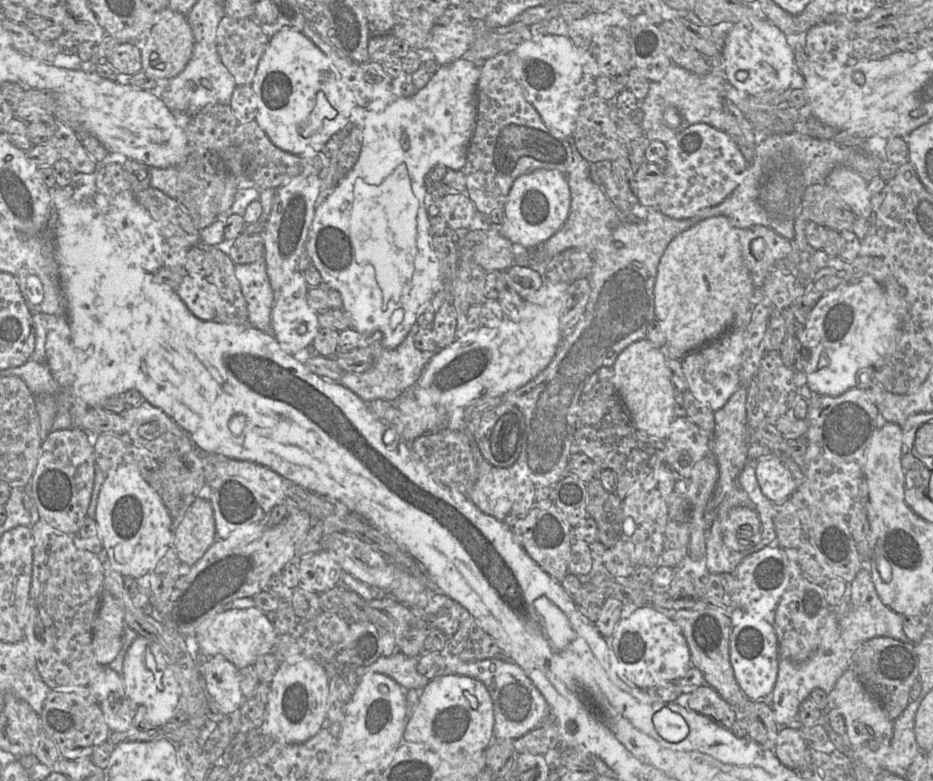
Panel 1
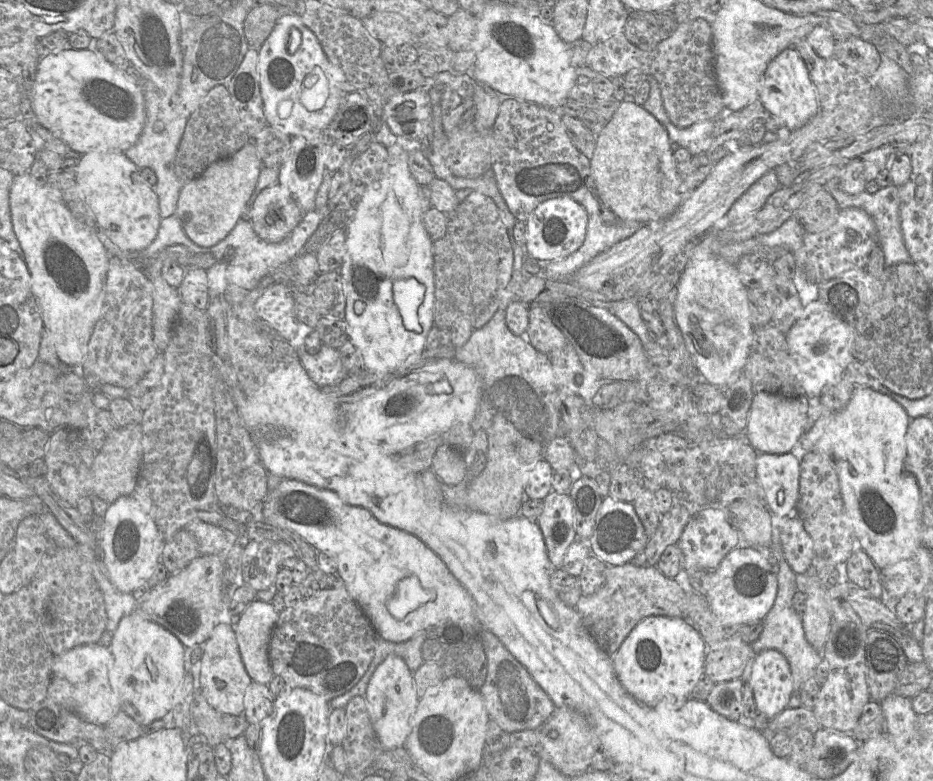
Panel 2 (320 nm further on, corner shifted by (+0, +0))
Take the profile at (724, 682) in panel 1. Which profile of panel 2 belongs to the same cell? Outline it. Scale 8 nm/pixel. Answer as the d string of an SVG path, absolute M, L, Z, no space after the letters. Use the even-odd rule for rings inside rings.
M627 563L608 566L604 584L592 595L581 596L576 609L596 644L614 655L633 628L649 616L683 617L686 593L675 579L664 576L656 566Z

